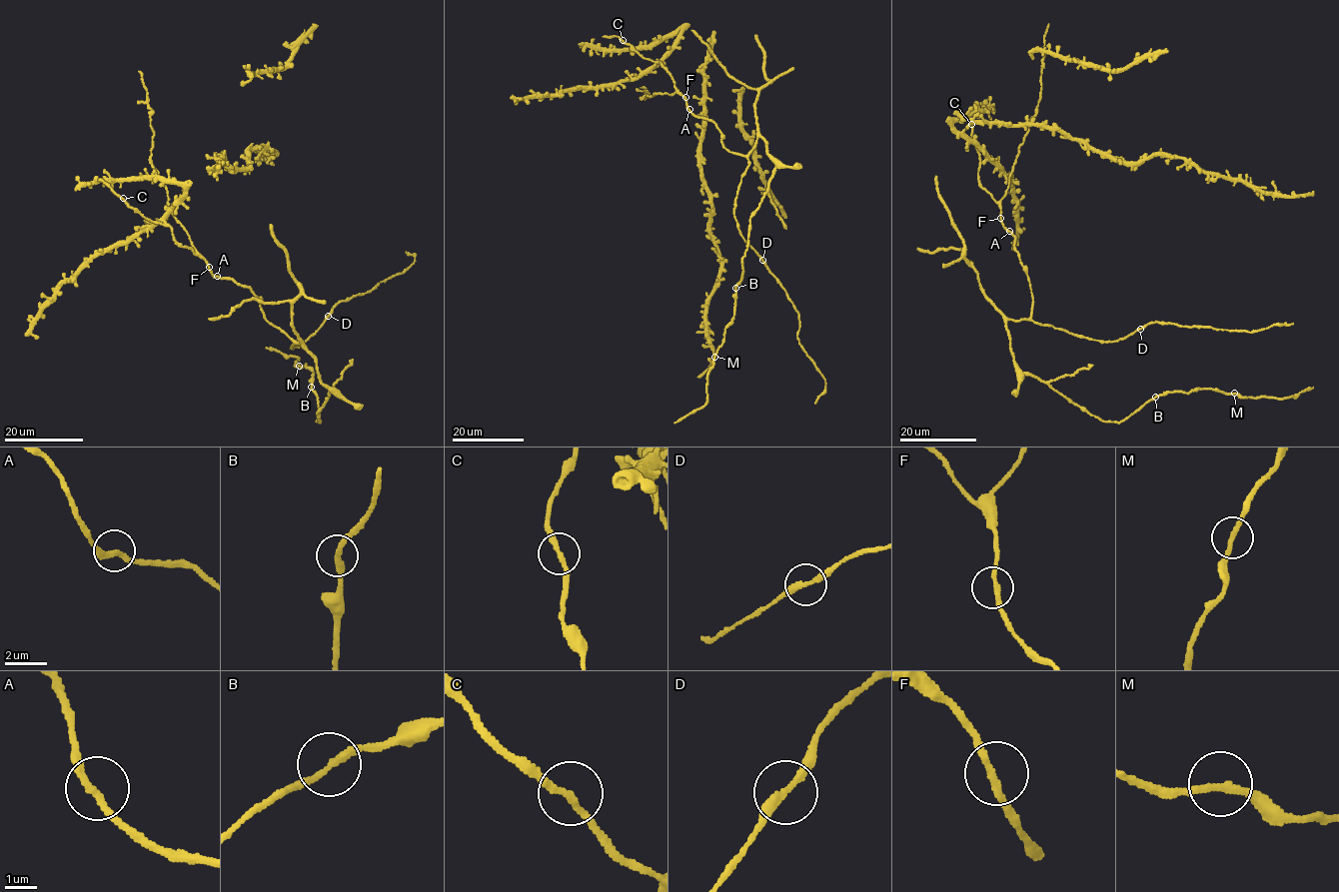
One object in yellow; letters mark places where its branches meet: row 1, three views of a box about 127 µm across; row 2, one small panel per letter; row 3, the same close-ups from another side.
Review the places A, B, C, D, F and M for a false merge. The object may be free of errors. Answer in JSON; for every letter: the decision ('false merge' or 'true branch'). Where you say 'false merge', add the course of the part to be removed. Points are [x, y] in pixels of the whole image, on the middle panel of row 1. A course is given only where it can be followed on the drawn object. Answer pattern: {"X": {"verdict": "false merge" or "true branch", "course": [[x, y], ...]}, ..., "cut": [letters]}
{"A": {"verdict": "true branch"}, "B": {"verdict": "true branch"}, "C": {"verdict": "true branch"}, "D": {"verdict": "true branch"}, "F": {"verdict": "true branch"}, "M": {"verdict": "true branch"}, "cut": []}

